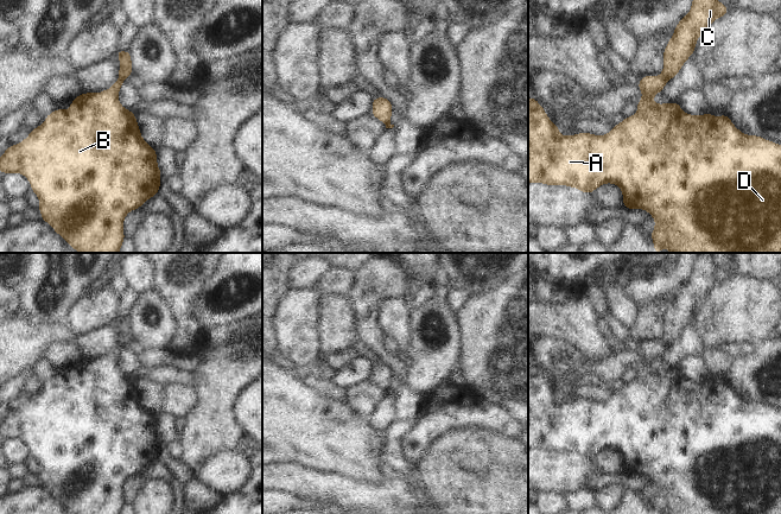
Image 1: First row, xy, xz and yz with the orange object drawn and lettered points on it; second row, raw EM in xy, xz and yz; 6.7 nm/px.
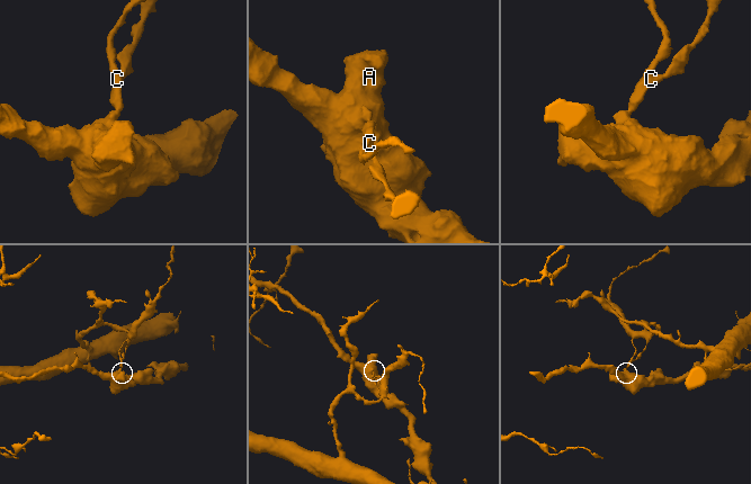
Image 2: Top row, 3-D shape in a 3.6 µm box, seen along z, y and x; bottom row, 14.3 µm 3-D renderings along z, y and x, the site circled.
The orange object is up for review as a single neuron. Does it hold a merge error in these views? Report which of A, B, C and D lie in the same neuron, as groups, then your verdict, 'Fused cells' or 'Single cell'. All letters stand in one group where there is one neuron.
Groups: A B D / C. Fused cells.

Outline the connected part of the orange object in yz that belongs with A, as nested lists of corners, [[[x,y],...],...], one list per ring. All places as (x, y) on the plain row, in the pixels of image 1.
[[[643,342],[637,353],[643,360],[637,368],[637,379],[626,383],[607,401],[578,399],[563,402],[559,394],[546,381],[545,375],[535,363],[528,366],[528,449],[544,449],[546,451],[567,451],[577,453],[582,458],[592,459],[598,452],[612,449],[621,453],[623,471],[627,475],[647,476],[655,486],[655,494],[650,500],[654,514],[781,514],[781,411],[766,406],[757,401],[747,401],[738,396],[729,382],[713,382],[710,379],[694,382],[686,380],[678,368],[656,370],[653,362],[666,351],[662,342]]]

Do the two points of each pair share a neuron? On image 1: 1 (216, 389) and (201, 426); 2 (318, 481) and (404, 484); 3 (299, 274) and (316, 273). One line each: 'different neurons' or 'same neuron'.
1: same neuron
2: same neuron
3: same neuron

